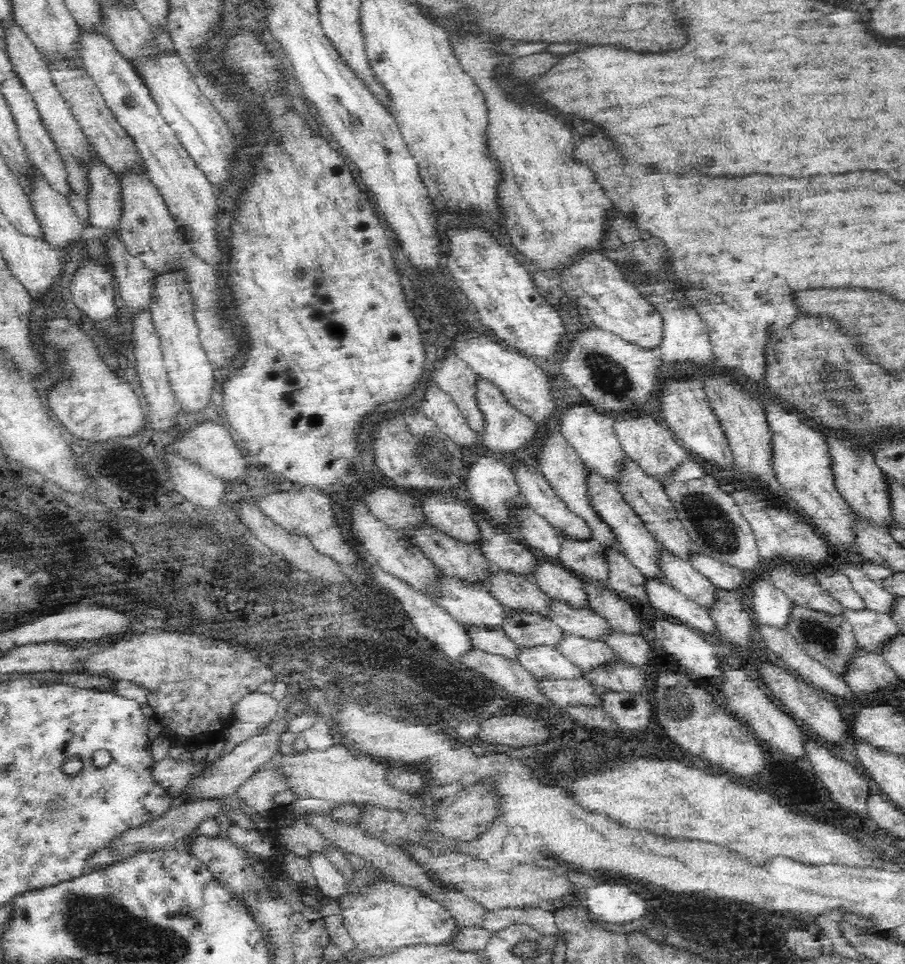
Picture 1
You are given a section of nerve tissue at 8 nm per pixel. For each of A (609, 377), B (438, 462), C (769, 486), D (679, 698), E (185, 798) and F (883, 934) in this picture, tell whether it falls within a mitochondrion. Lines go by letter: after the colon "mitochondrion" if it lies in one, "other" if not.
A: mitochondrion
B: mitochondrion
C: other
D: mitochondrion
E: other
F: other

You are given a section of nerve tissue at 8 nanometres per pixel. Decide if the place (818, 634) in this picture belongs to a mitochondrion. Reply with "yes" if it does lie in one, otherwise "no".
yes

